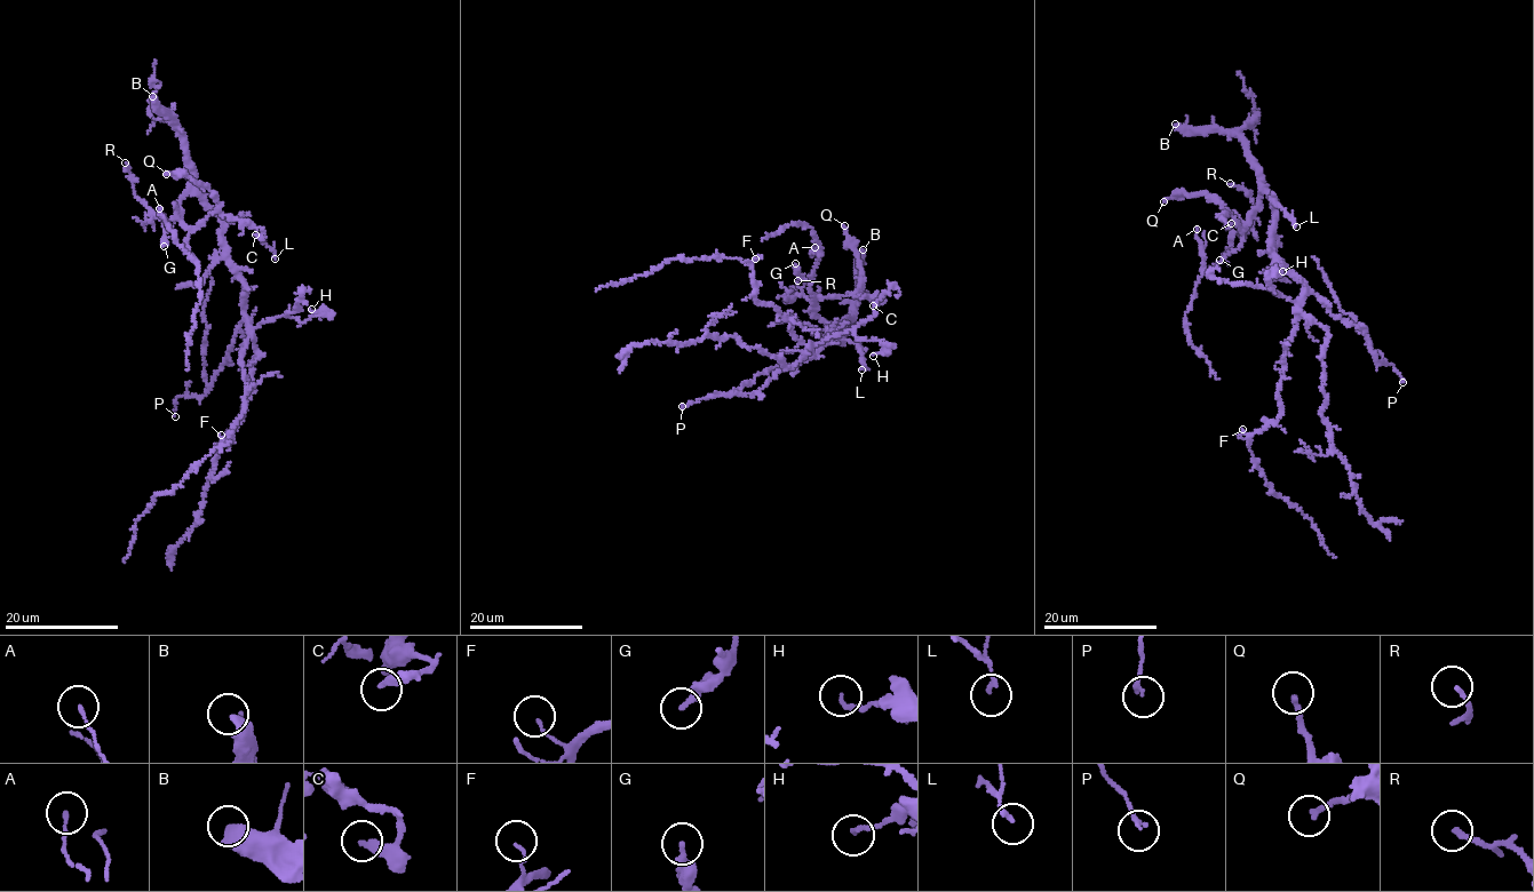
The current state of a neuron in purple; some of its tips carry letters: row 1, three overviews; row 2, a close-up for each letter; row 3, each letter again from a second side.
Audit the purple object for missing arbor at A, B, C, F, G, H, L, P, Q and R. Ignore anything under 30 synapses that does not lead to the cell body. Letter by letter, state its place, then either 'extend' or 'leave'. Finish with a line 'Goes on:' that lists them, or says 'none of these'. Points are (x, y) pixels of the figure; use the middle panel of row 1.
A: at (815, 247); leave
B: at (863, 249); extend
C: at (873, 305); leave
F: at (755, 259); leave
G: at (795, 263); leave
H: at (873, 356); leave
L: at (861, 369); leave
P: at (682, 406); leave
Q: at (844, 225); leave
R: at (797, 280); leave
Goes on: B

